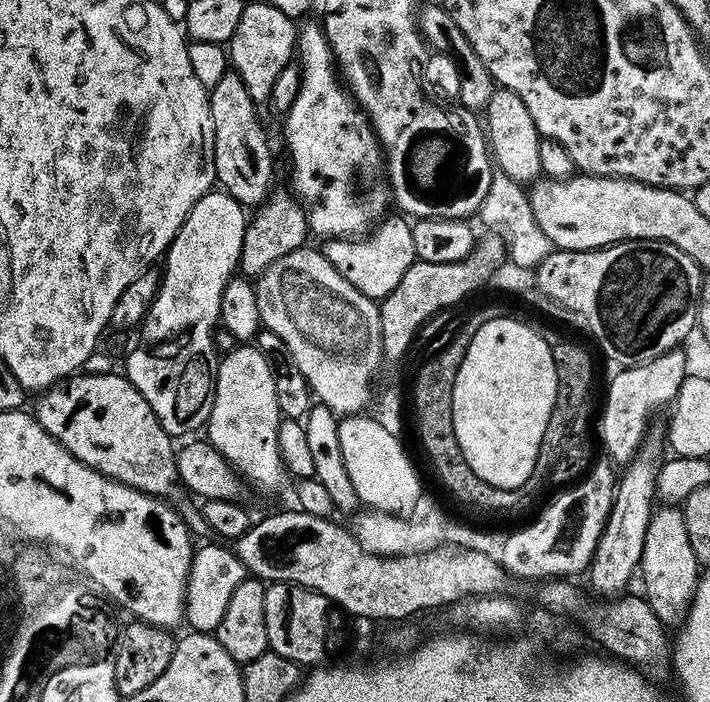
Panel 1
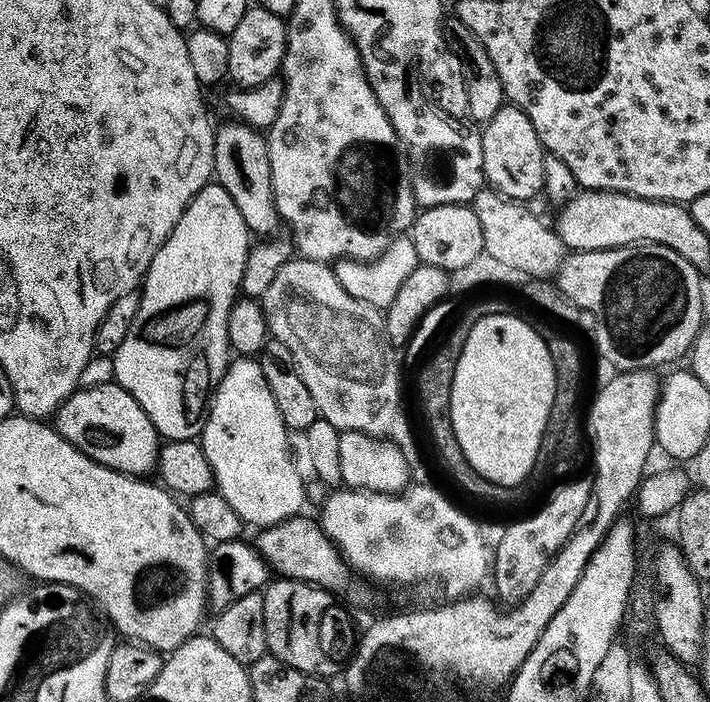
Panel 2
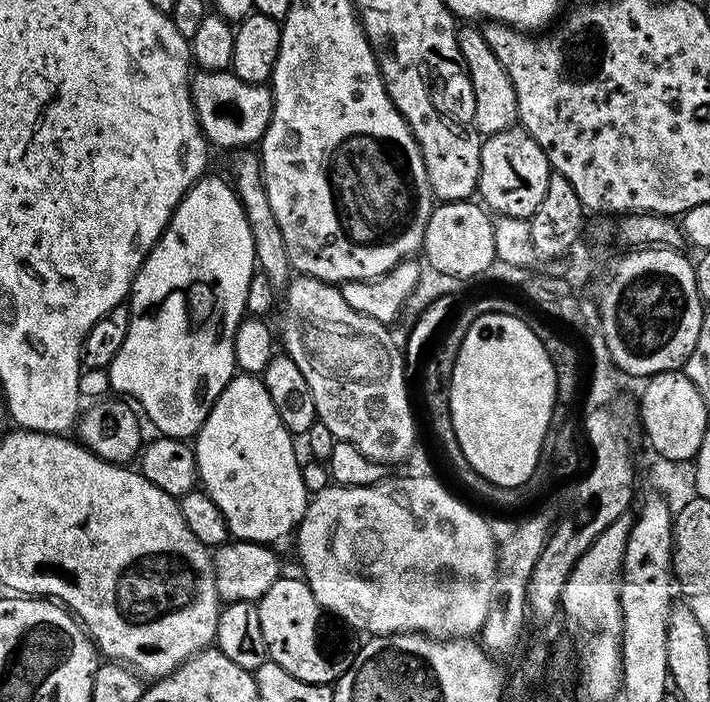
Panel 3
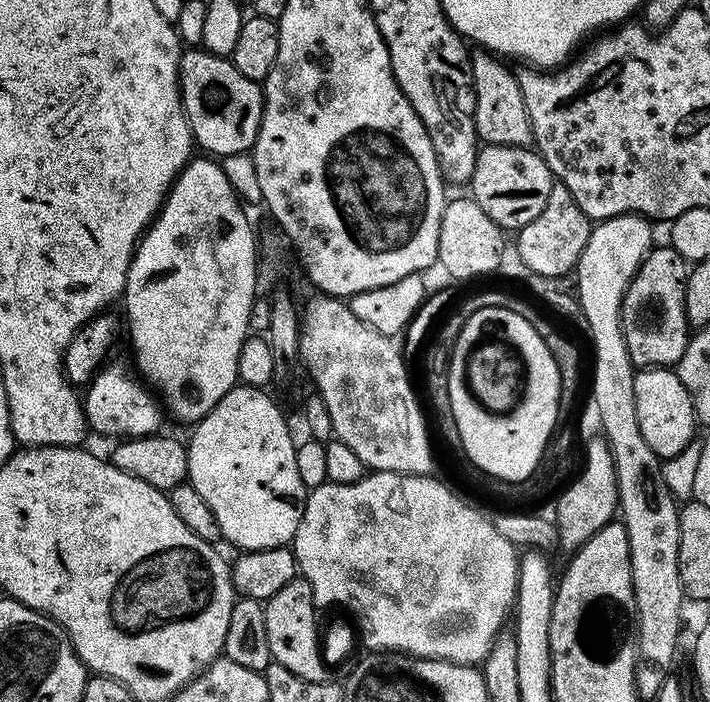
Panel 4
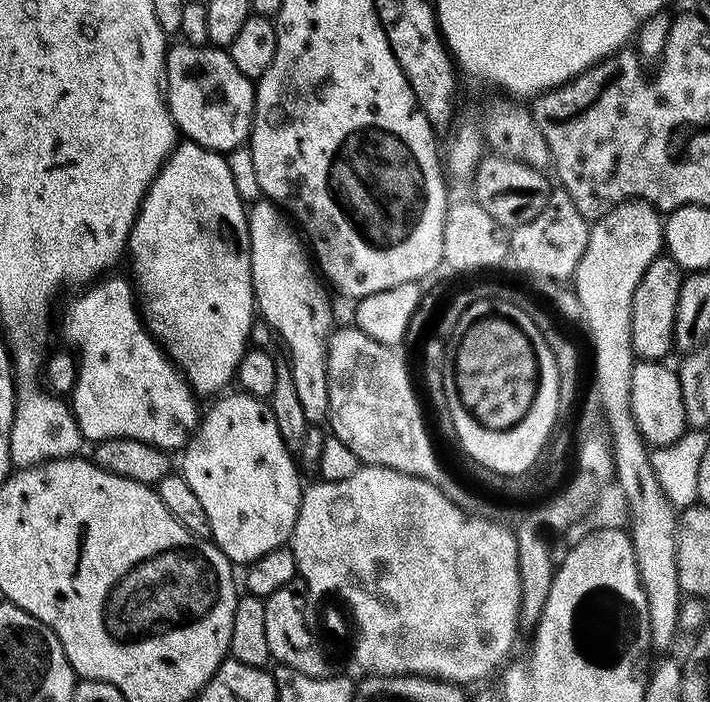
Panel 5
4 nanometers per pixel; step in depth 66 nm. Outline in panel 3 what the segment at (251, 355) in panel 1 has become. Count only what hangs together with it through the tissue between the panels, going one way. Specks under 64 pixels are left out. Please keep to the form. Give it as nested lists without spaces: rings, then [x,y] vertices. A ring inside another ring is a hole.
[[[237,374],[218,394],[206,422],[194,437],[196,453],[196,475],[203,491],[222,510],[228,523],[228,531],[237,541],[248,541],[267,546],[275,545],[275,540],[283,536],[291,537],[299,528],[308,509],[310,495],[303,485],[301,472],[302,460],[296,457],[296,448],[292,445],[294,436],[282,426],[270,394],[266,394],[263,379],[256,374]]]

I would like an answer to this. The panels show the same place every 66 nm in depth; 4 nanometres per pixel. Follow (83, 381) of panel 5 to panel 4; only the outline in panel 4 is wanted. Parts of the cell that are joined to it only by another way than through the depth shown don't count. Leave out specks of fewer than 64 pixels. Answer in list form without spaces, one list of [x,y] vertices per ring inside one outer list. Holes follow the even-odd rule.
[[[111,364],[101,368],[93,376],[92,383],[87,385],[85,391],[88,393],[83,393],[82,407],[89,429],[93,433],[101,432],[104,436],[116,436],[115,438],[150,436],[159,433],[161,401],[153,395],[143,379],[137,378],[131,371],[128,373],[120,364]]]

